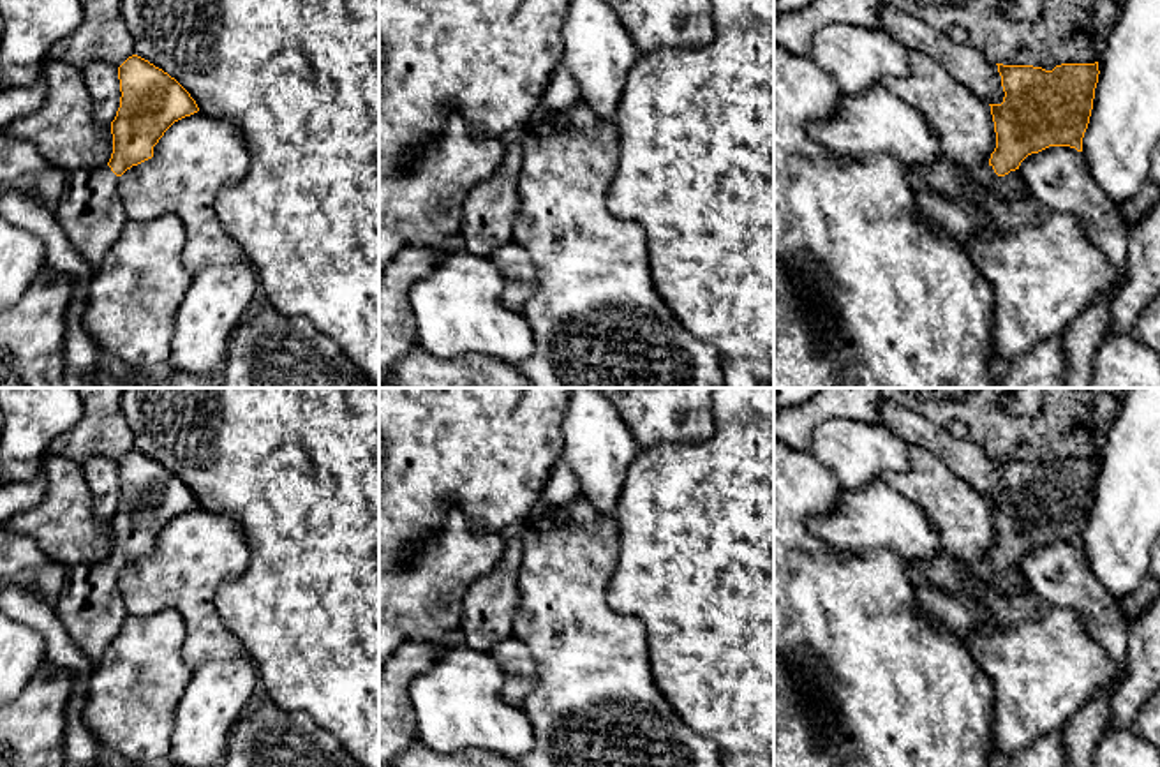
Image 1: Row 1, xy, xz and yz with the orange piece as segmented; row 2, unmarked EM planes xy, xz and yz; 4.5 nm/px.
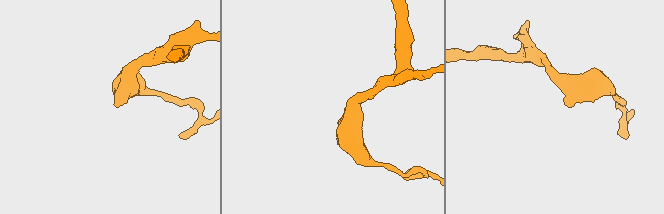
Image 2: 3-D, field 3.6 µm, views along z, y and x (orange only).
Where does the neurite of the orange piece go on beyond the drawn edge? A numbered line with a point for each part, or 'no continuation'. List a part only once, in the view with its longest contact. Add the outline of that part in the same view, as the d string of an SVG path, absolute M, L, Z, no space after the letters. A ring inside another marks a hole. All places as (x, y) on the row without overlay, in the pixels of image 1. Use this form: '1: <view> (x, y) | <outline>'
1: yz (1002, 610) | M940 554L933 561L910 564L915 584L931 582L945 589L952 596L973 596L984 603L985 617L975 629L985 624L996 628L1014 628L1026 621L1037 621L1054 607L1035 594L1026 592L1003 594L993 585L1000 571L993 561L966 564L947 554Z

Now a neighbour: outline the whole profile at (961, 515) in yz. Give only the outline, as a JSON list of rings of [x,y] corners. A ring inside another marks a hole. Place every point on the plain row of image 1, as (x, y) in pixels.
[[[908,446],[908,469],[883,473],[880,480],[926,513],[943,554],[966,564],[989,559],[996,543],[989,497],[950,471],[934,453]]]

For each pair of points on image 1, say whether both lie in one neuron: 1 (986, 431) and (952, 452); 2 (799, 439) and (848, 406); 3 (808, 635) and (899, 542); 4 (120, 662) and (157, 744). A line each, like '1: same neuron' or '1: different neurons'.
1: different neurons
2: same neuron
3: different neurons
4: same neuron

